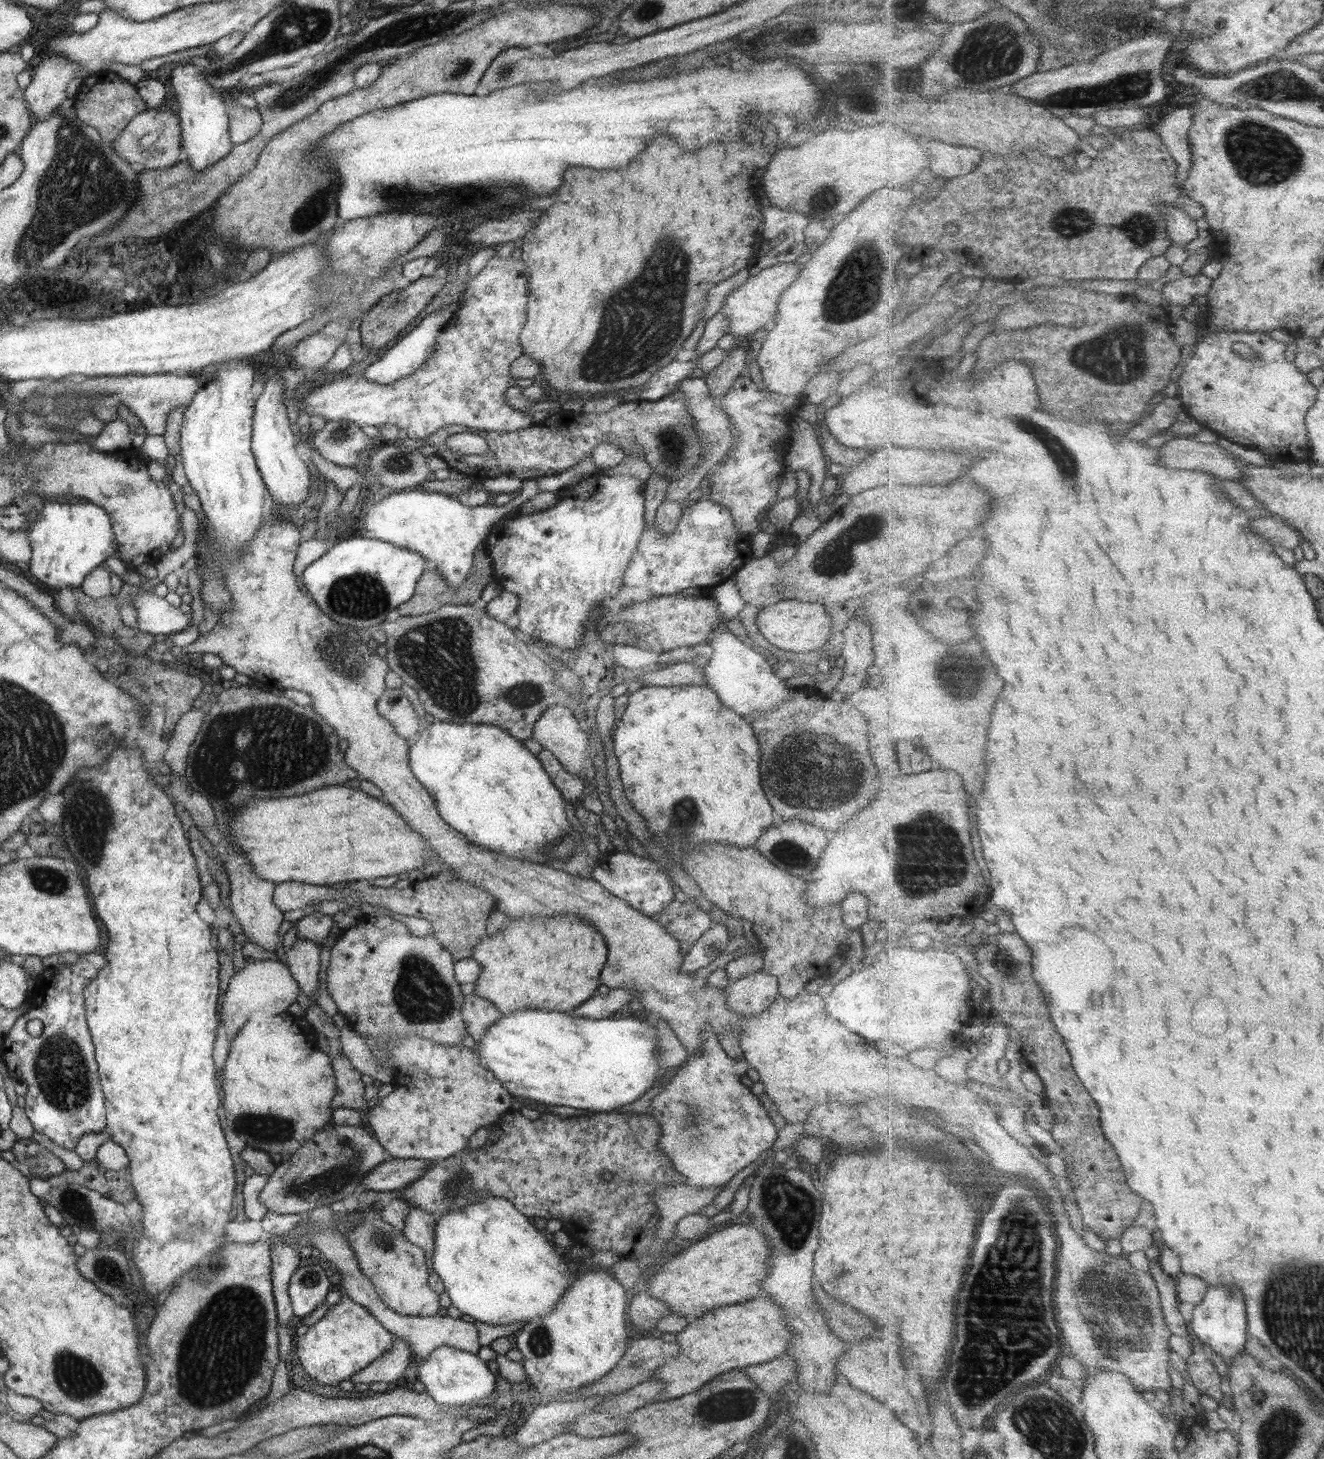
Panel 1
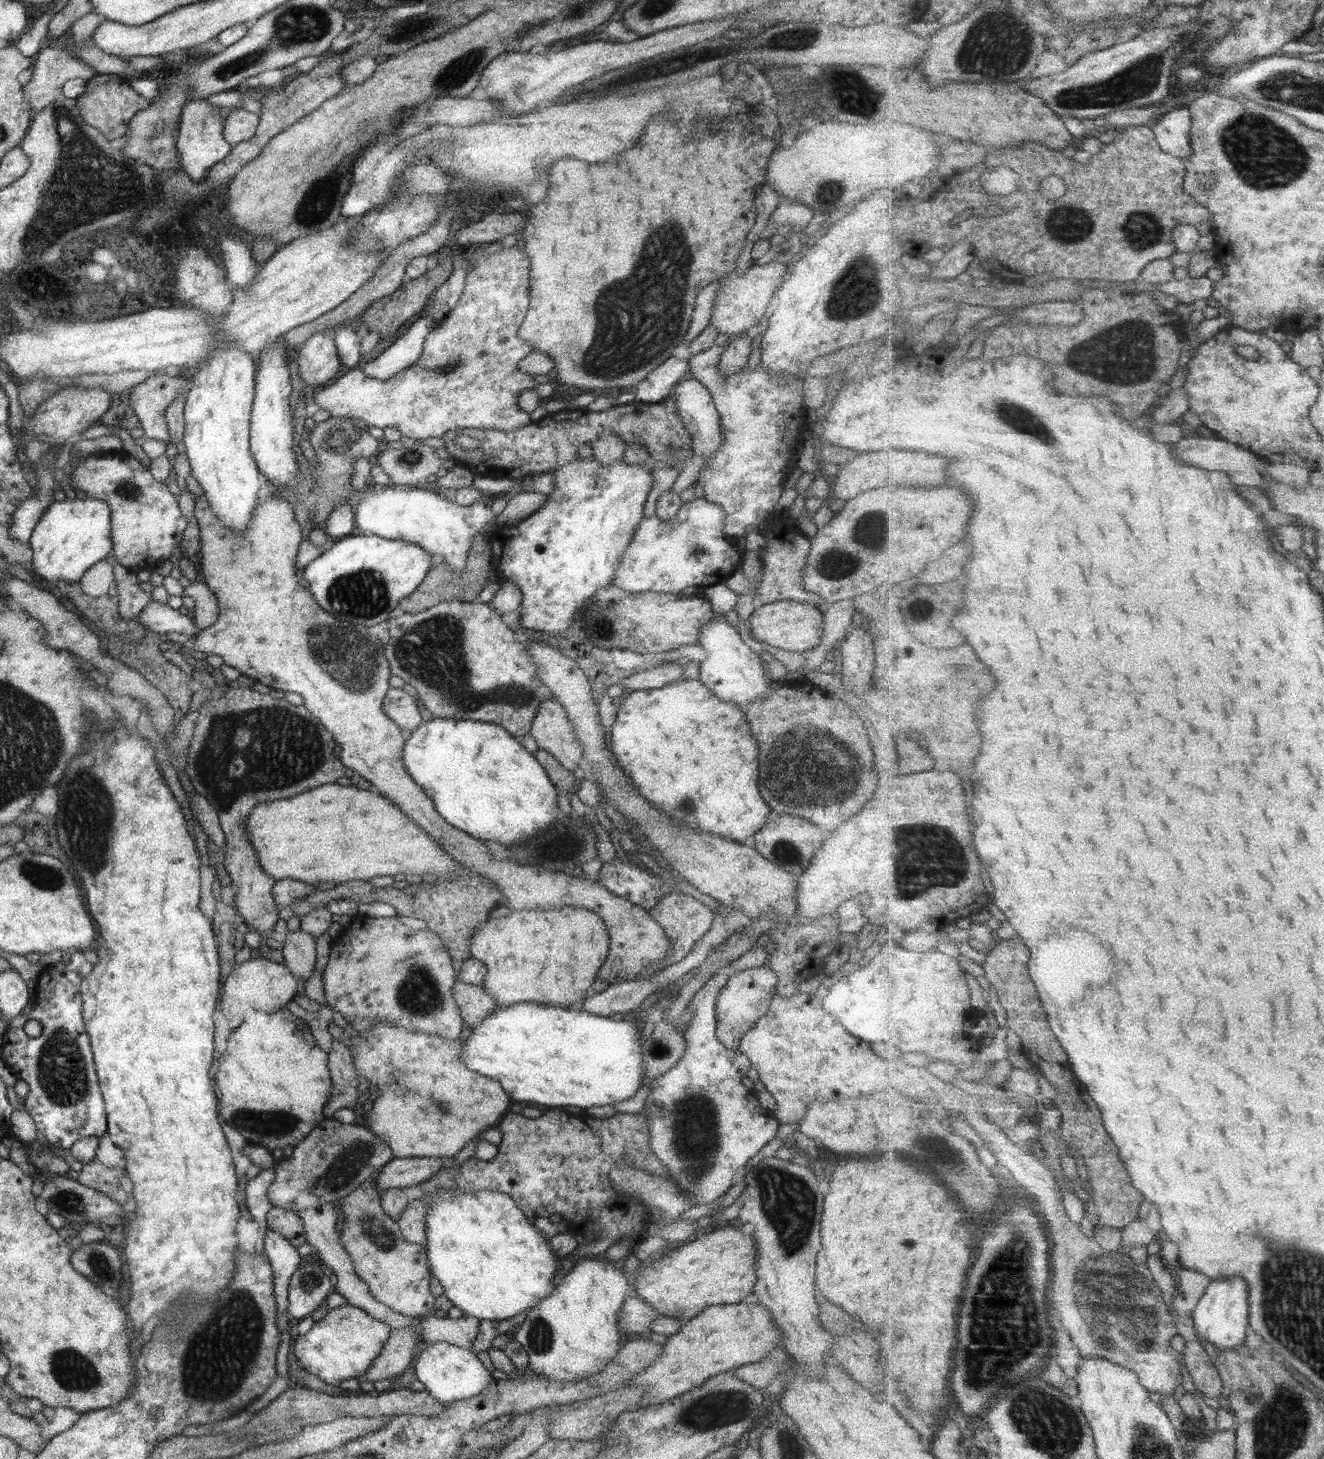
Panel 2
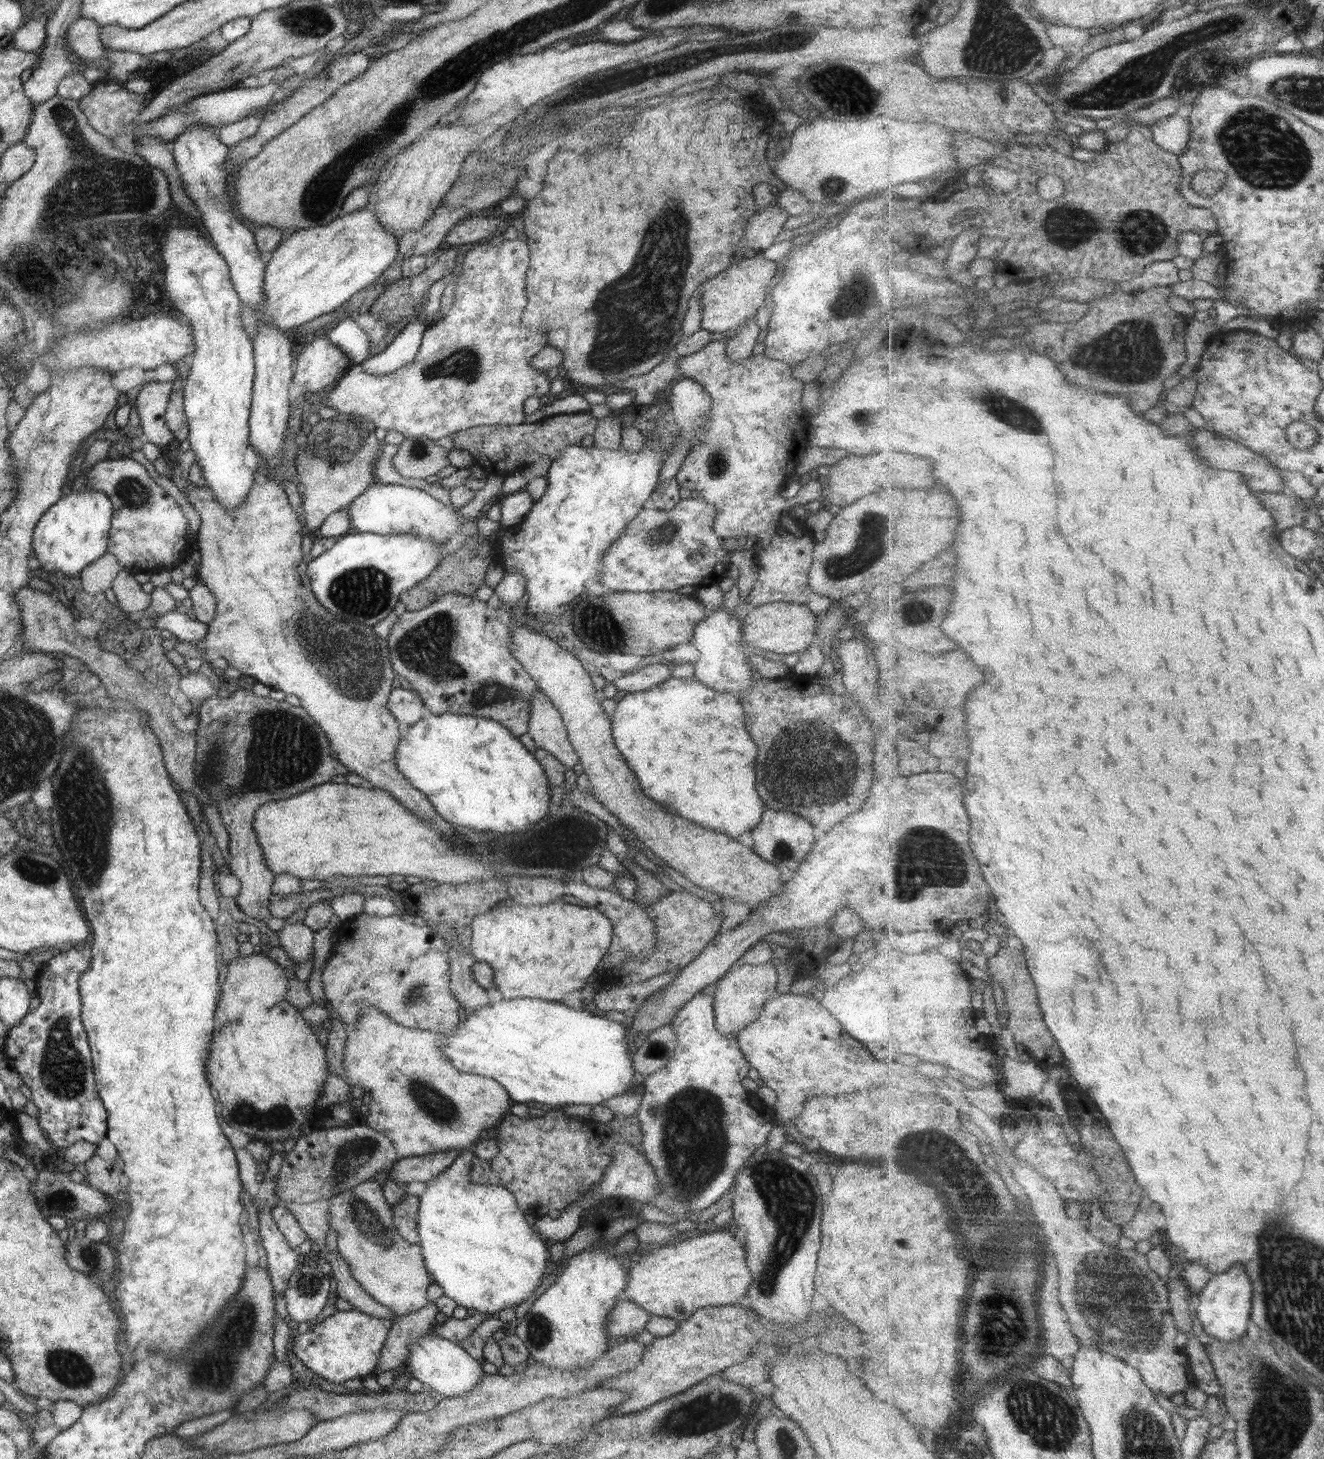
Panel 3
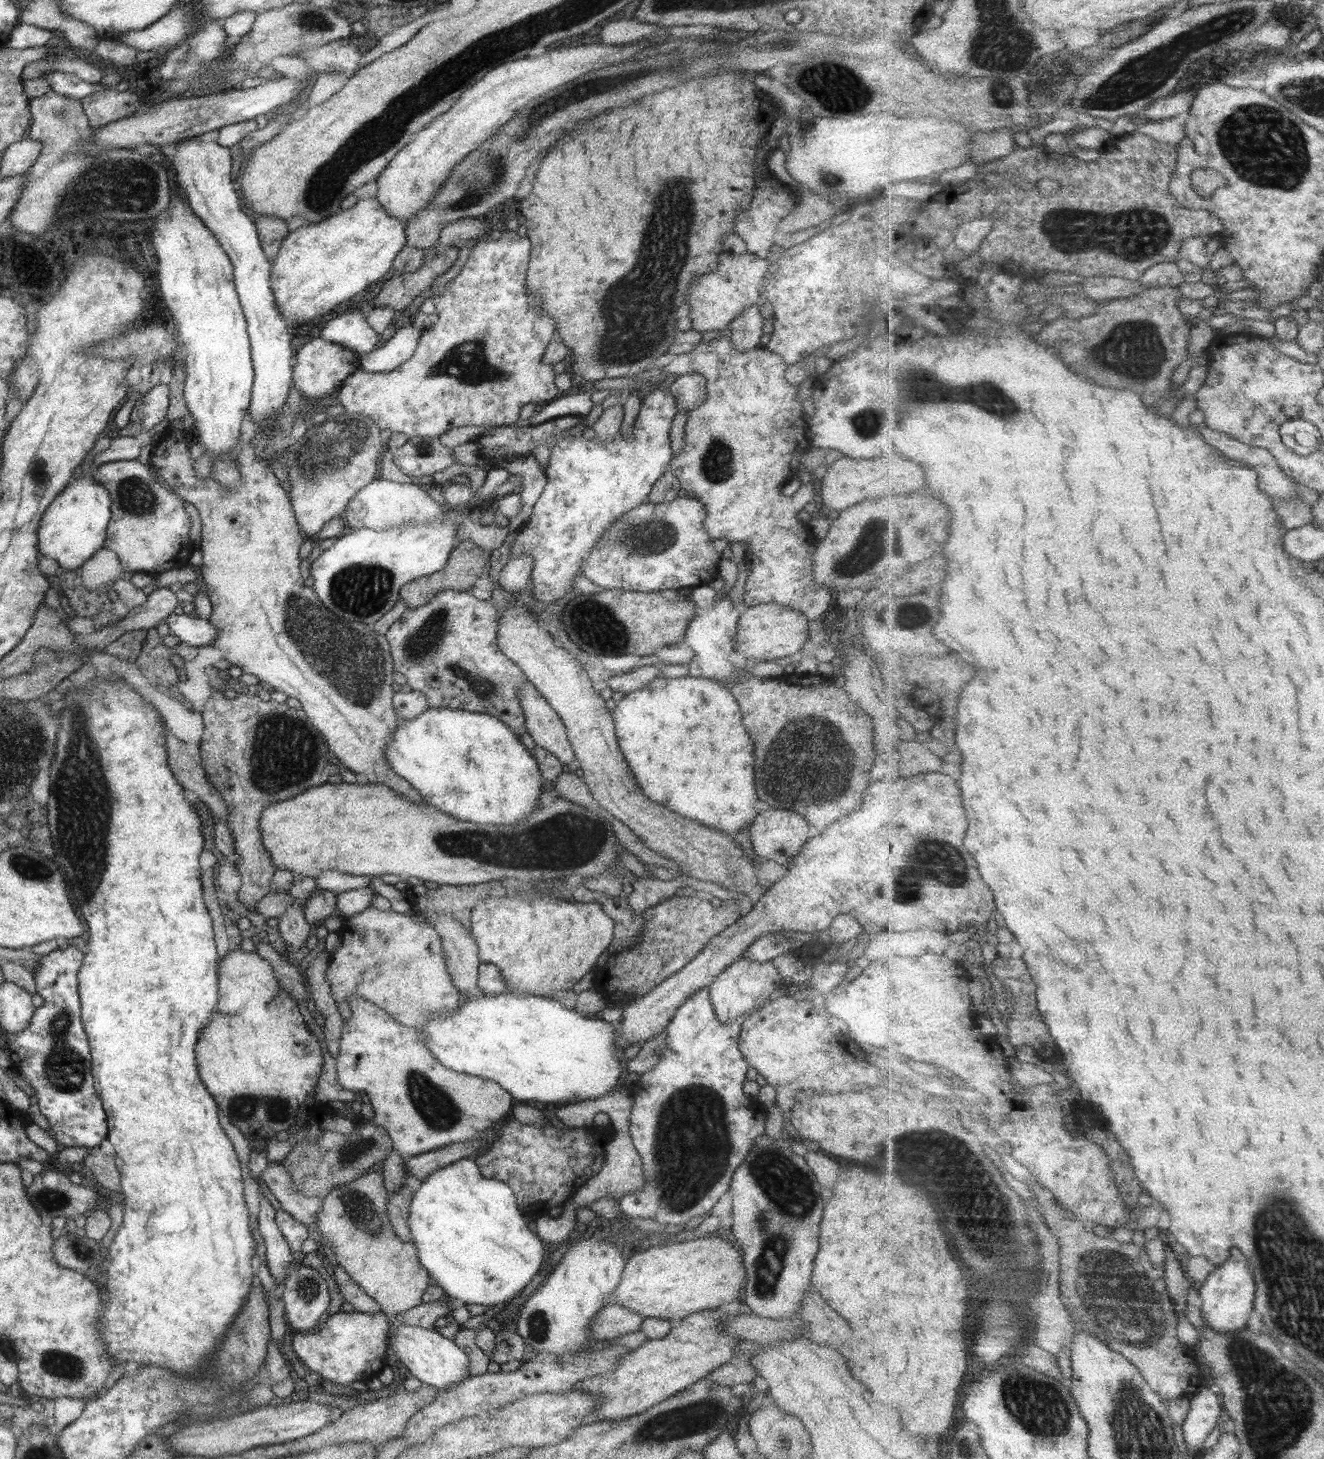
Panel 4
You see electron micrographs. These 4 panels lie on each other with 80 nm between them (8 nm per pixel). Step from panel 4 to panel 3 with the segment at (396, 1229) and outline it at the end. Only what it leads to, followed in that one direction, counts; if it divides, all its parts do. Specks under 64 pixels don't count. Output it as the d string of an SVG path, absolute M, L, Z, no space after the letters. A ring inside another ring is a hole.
M405 1195L400 1202L391 1207L393 1224L399 1236L409 1244L419 1245L418 1228L416 1225L418 1213L418 1197Z

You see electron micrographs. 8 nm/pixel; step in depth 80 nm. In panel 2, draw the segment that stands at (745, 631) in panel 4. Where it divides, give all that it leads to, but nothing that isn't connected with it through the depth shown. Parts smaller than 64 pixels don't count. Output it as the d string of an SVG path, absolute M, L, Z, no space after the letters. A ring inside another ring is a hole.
M792 600L773 601L755 609L748 617L748 624L754 640L786 651L801 654L812 652L821 645L820 638L824 629L823 610L817 606Z

